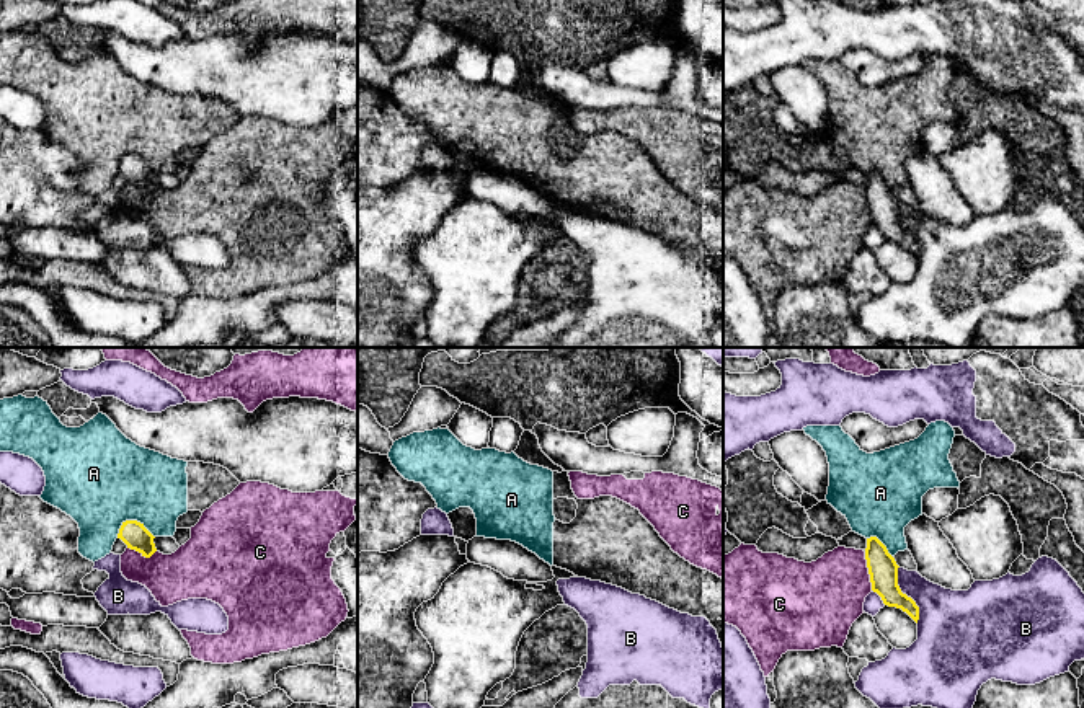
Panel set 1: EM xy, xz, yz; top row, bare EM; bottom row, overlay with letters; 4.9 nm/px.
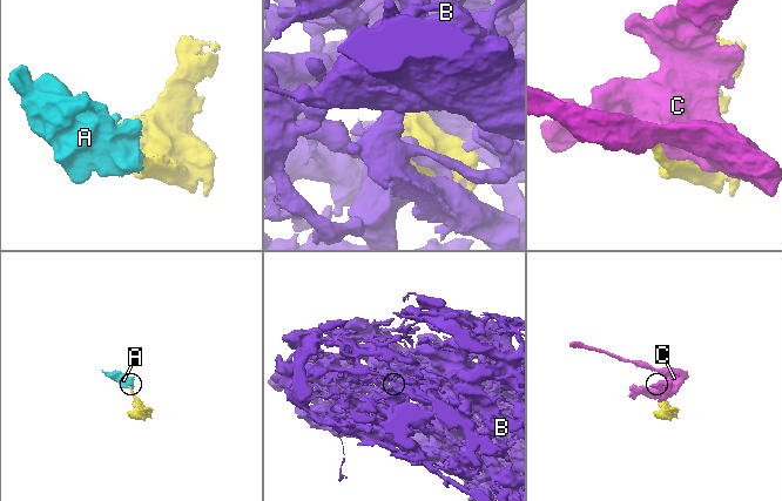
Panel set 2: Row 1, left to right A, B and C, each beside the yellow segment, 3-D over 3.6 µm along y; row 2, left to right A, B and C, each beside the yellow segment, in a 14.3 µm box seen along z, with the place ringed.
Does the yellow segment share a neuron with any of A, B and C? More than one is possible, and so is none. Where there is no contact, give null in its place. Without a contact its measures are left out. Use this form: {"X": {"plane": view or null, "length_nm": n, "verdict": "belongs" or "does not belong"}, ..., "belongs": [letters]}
{"A": {"plane": "xy", "length_nm": 190, "verdict": "does not belong"}, "B": {"plane": "yz", "length_nm": 300, "verdict": "does not belong"}, "C": {"plane": "yz", "length_nm": 200, "verdict": "does not belong"}, "belongs": []}

